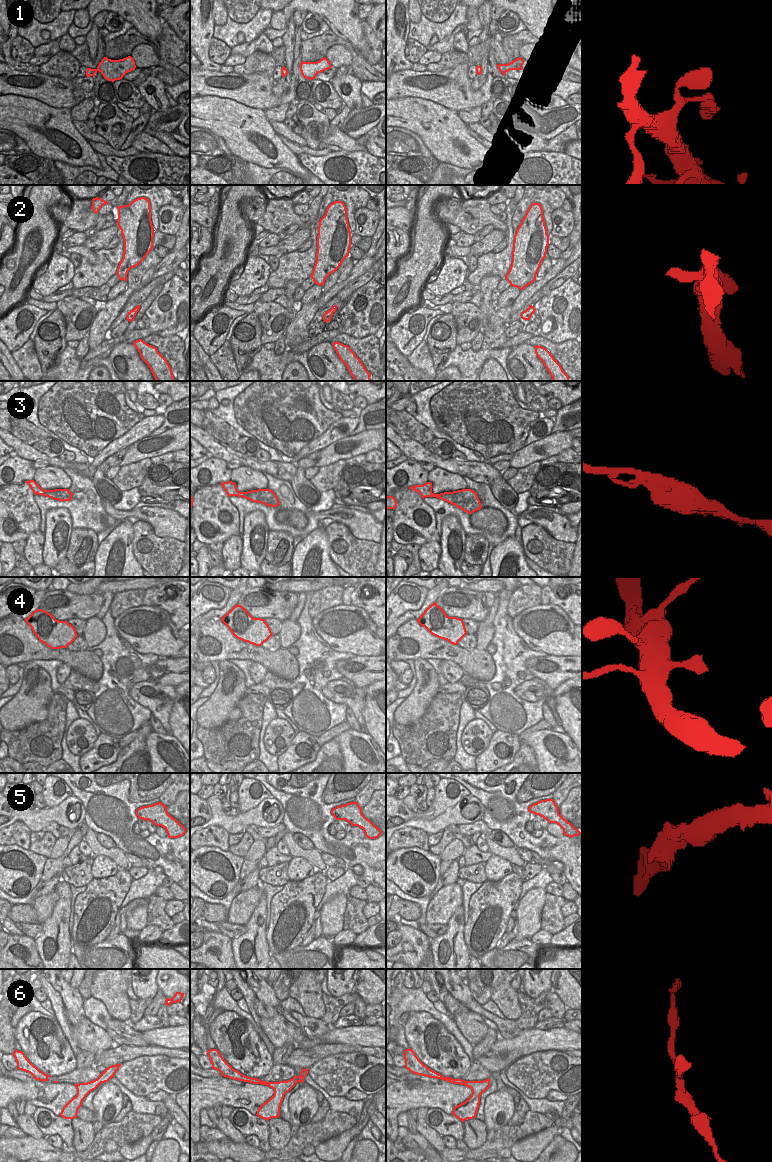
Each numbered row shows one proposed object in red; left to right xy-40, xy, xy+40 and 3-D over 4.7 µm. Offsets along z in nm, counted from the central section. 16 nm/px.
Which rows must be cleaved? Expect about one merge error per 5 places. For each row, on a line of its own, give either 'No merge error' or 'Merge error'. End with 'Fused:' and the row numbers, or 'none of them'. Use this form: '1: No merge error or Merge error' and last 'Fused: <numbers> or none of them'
1: No merge error
2: No merge error
3: No merge error
4: No merge error
5: No merge error
6: No merge error
Fused: none of them.

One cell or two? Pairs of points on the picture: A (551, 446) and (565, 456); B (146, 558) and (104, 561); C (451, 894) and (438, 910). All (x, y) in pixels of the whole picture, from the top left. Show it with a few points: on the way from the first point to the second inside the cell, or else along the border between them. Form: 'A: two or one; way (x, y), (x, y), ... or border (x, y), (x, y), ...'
A: two; border (571, 446), (564, 449), (558, 455)
B: two; border (133, 536), (132, 553), (142, 566)
C: one; way (449, 898), (441, 906)

